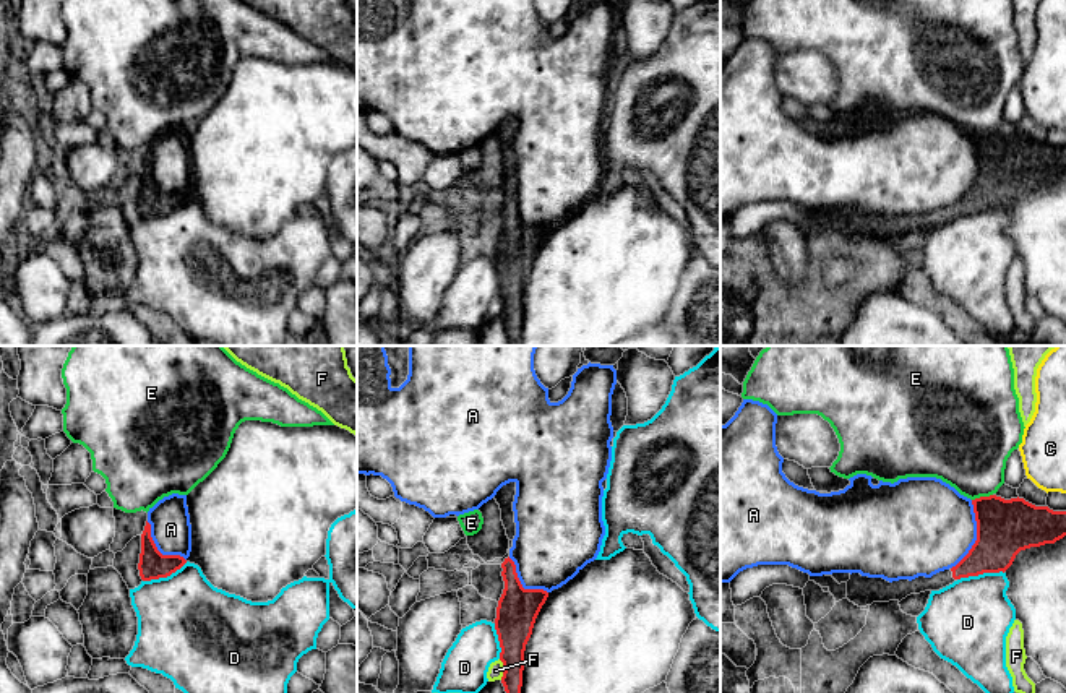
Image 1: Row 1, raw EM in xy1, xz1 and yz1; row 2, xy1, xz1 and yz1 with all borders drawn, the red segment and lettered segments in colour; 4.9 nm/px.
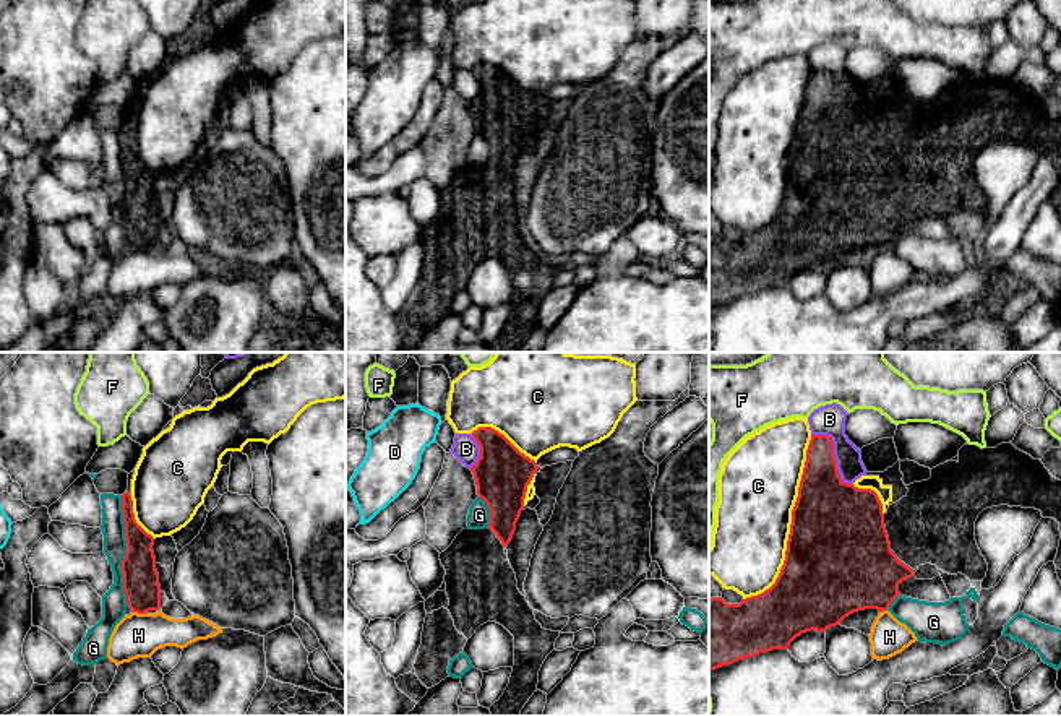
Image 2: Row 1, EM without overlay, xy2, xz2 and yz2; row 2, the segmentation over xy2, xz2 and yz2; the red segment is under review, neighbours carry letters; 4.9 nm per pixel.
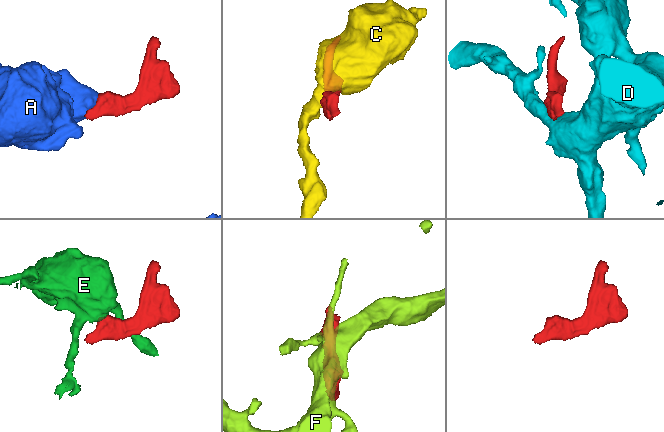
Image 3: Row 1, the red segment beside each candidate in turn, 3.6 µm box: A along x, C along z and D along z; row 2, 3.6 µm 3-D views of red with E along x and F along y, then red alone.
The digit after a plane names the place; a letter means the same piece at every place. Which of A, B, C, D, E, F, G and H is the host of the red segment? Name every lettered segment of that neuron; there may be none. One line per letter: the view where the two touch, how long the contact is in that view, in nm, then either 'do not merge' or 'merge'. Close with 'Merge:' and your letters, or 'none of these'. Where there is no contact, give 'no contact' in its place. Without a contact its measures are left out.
A: meets red in yz1; contact 360 nm long; do not merge
B: meets red in yz2; contact 320 nm long; do not merge
C: meets red in yz2; contact 900 nm long; do not merge
D: meets red in yz1; contact 240 nm long; do not merge
E: meets red in yz1; contact 110 nm long; do not merge
F: meets red in xz1; contact 110 nm long; do not merge
G: meets red in xy2; contact 550 nm long; do not merge
H: meets red in xy2; contact 70 nm long; do not merge
Merge: none of these

